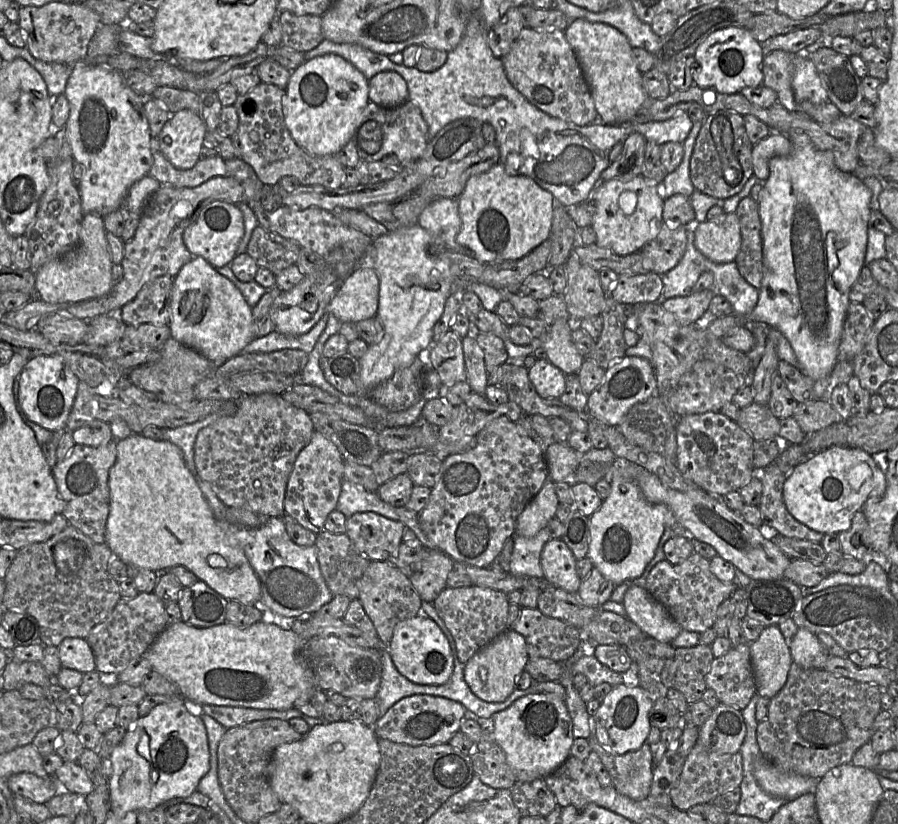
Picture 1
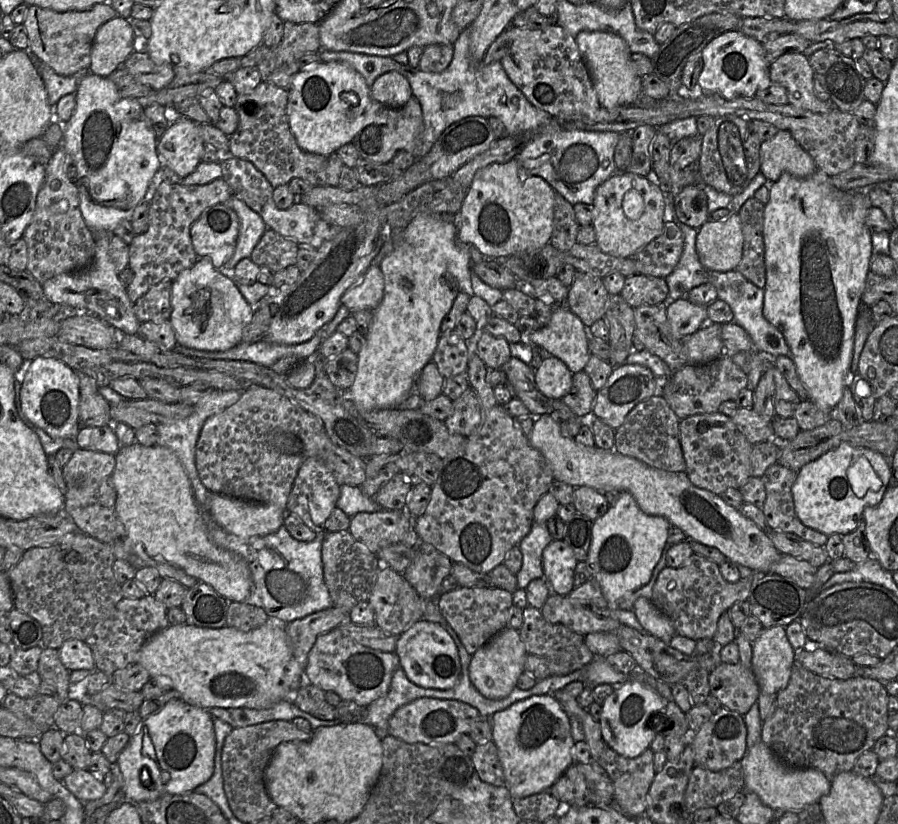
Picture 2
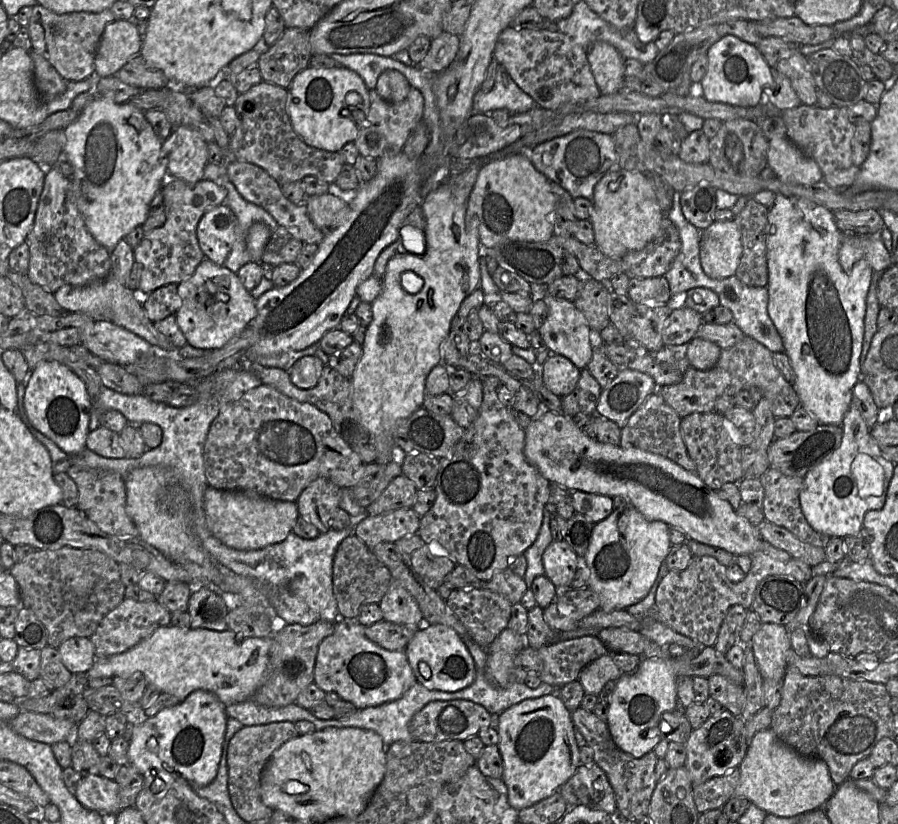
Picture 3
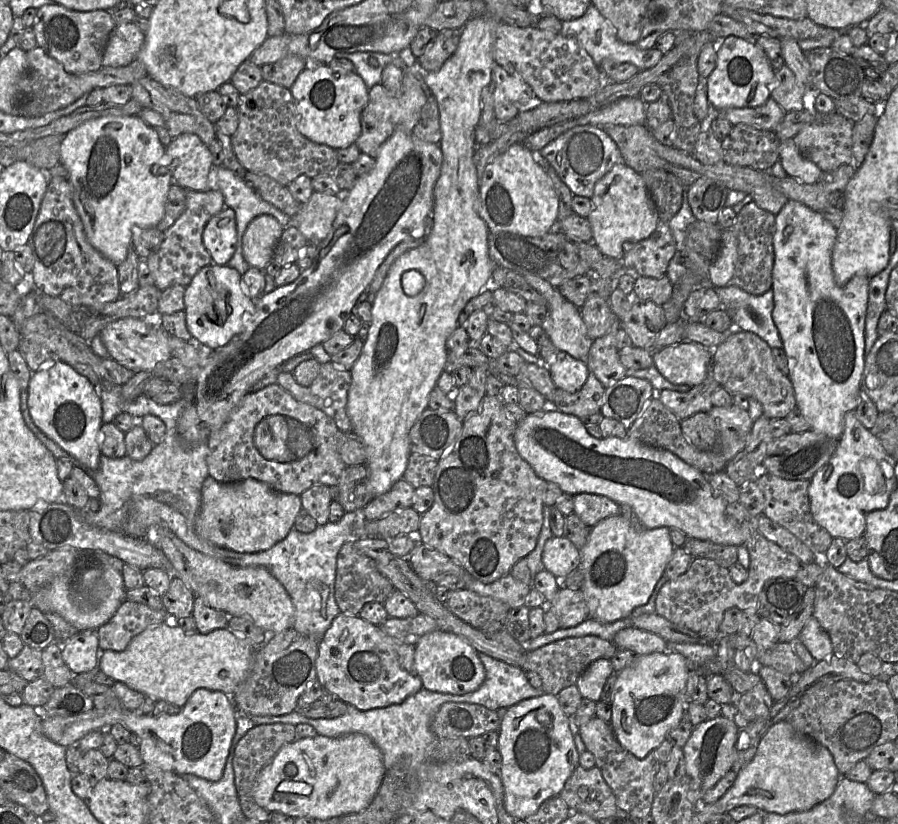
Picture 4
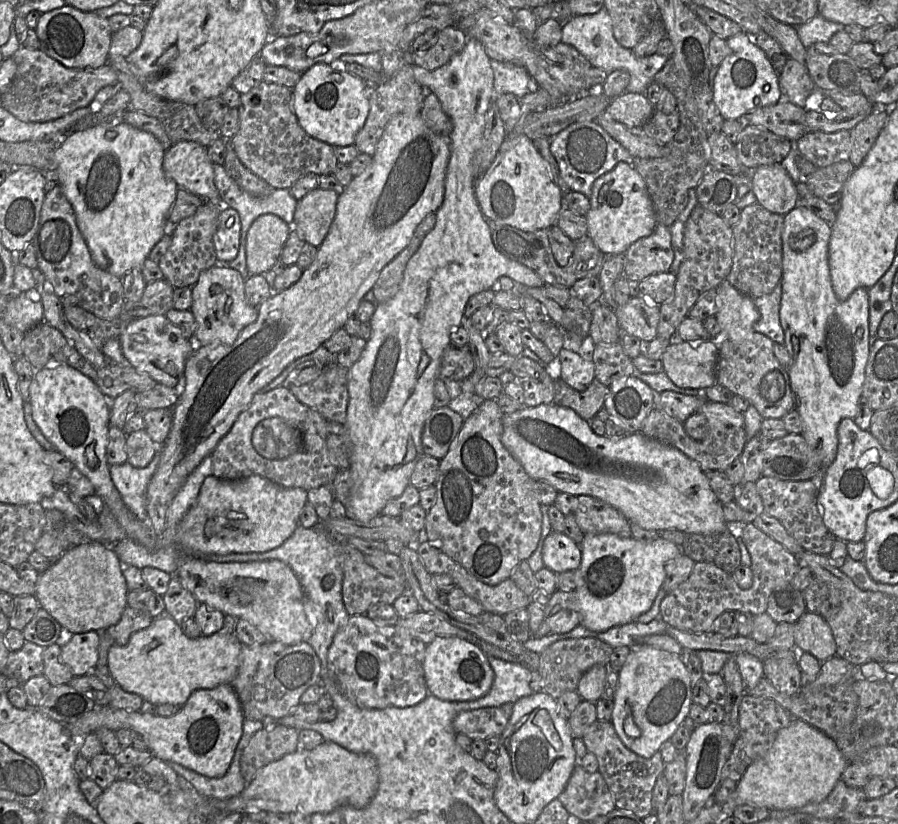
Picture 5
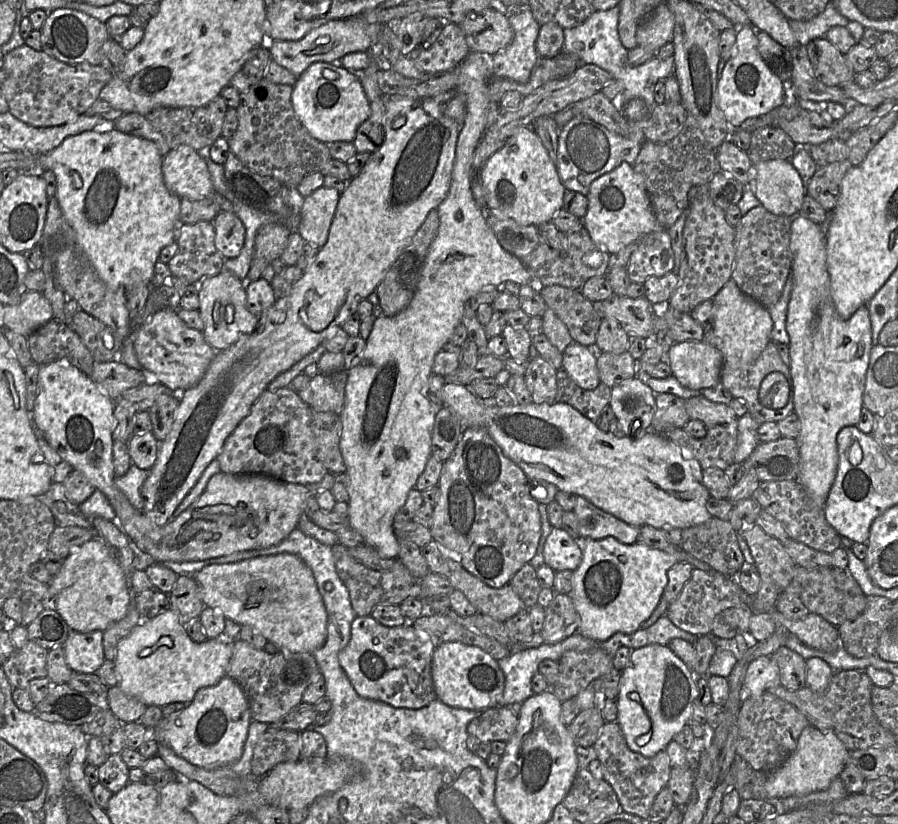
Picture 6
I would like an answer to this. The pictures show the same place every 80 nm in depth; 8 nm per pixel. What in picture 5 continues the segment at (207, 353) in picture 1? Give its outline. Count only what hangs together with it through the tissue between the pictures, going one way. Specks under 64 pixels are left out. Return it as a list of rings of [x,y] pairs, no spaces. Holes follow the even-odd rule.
[[[217,263],[200,275],[197,283],[192,287],[192,298],[190,310],[197,323],[194,336],[201,346],[231,345],[240,331],[258,317],[257,309],[246,299],[245,280],[237,270],[225,264]]]

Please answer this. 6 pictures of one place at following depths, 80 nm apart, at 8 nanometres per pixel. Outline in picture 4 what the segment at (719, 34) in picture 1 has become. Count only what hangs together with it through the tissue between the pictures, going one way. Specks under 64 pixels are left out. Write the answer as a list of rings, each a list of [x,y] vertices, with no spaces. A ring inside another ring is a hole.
[[[728,36],[718,45],[716,66],[706,78],[708,101],[716,110],[759,107],[770,98],[774,73],[766,54],[754,41]]]

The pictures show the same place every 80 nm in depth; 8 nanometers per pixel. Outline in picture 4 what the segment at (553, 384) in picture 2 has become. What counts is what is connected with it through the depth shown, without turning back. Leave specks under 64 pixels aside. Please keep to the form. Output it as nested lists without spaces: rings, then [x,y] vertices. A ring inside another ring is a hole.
[[[564,351],[556,352],[548,369],[555,387],[569,393],[579,391],[589,374],[587,363],[575,359]]]

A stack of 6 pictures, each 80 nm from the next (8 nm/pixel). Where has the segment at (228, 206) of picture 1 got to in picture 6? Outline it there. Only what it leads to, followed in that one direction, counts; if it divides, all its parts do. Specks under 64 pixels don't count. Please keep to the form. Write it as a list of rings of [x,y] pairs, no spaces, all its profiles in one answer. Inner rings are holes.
[[[221,211],[213,220],[215,247],[227,258],[236,258],[245,242],[245,227],[235,212]]]

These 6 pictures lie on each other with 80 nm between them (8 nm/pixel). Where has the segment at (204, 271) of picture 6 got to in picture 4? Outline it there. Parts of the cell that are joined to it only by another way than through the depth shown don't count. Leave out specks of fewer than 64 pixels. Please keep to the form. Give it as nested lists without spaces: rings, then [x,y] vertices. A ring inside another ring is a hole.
[[[218,189],[207,191],[185,190],[185,209],[174,224],[163,233],[159,250],[146,259],[154,283],[163,291],[174,285],[186,287],[196,273],[212,263],[211,256],[202,241],[202,233],[207,222],[224,209],[224,199]]]

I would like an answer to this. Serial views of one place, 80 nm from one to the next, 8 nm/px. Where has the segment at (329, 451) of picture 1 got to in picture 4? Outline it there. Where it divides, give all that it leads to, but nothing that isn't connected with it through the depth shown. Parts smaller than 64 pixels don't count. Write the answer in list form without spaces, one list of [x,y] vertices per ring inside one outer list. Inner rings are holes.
[[[317,484],[304,491],[300,498],[302,509],[315,519],[318,526],[322,526],[329,522],[330,504],[338,500],[338,489]]]

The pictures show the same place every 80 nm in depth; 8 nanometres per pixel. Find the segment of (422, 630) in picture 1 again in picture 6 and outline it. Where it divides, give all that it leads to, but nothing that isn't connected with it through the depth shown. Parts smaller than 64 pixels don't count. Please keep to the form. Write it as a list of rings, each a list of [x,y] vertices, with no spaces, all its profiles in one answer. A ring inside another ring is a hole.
[[[457,641],[438,645],[432,657],[431,675],[436,699],[448,706],[475,711],[499,706],[505,676],[497,660],[480,647]]]

